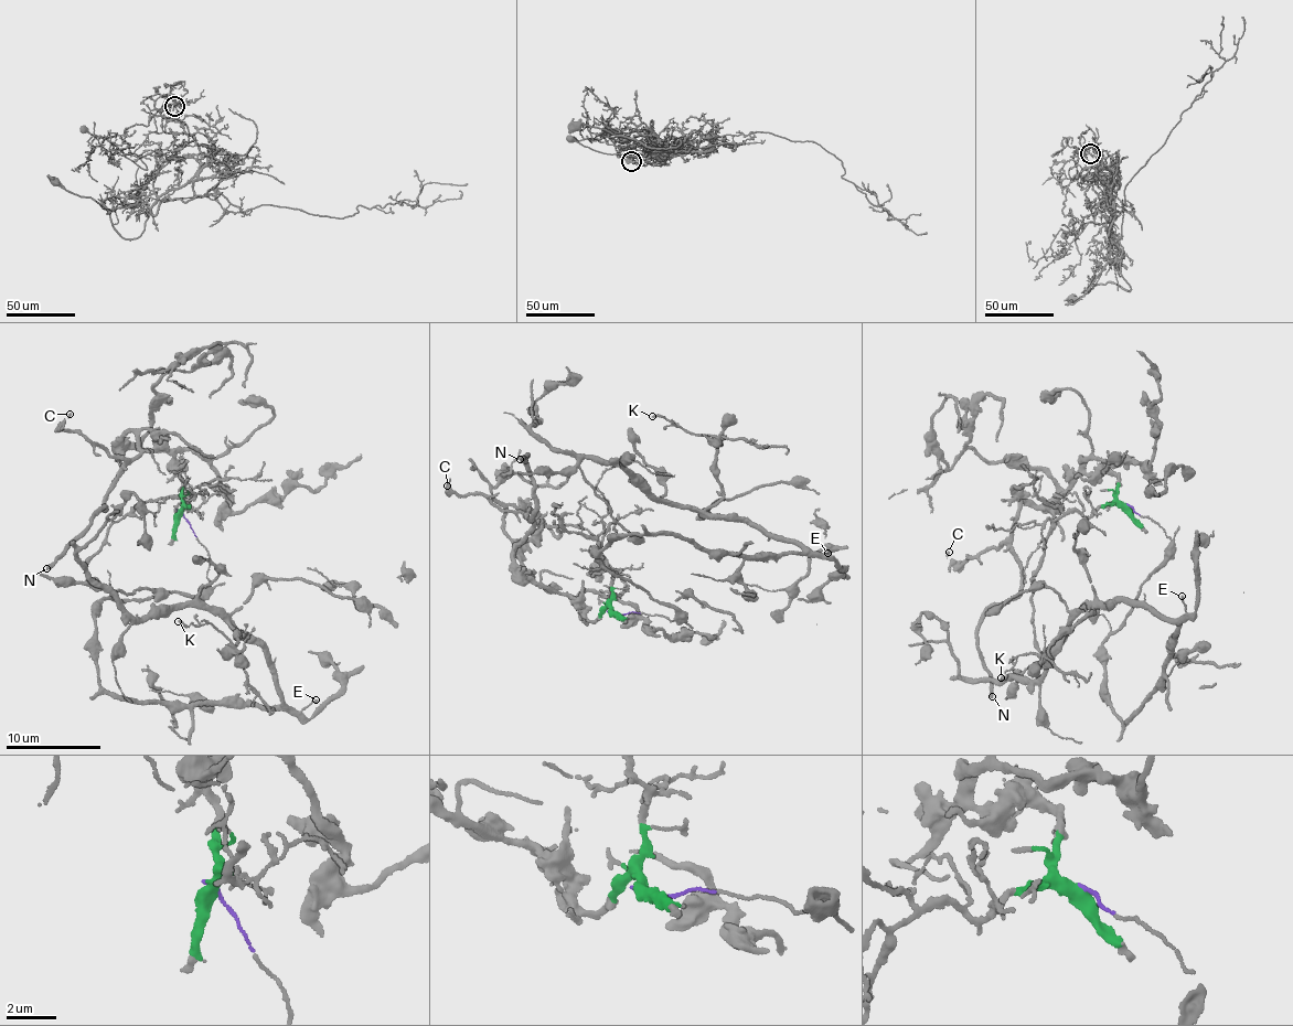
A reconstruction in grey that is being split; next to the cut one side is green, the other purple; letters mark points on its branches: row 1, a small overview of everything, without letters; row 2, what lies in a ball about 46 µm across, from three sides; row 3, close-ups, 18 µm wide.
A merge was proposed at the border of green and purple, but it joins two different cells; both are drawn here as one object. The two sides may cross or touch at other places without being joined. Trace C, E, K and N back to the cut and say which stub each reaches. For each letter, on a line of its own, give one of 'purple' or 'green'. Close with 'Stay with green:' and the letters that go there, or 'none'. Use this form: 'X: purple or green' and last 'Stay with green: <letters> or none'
C: green
E: purple
K: purple
N: green
Stay with green: C, N

